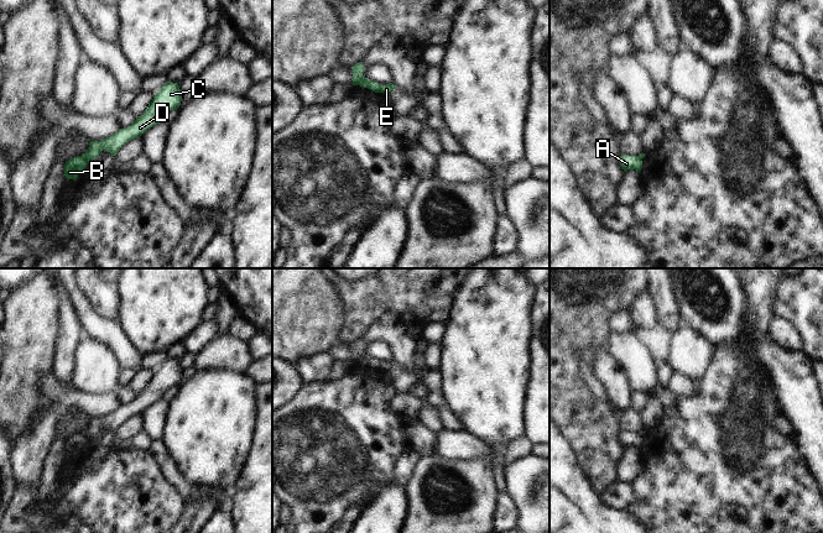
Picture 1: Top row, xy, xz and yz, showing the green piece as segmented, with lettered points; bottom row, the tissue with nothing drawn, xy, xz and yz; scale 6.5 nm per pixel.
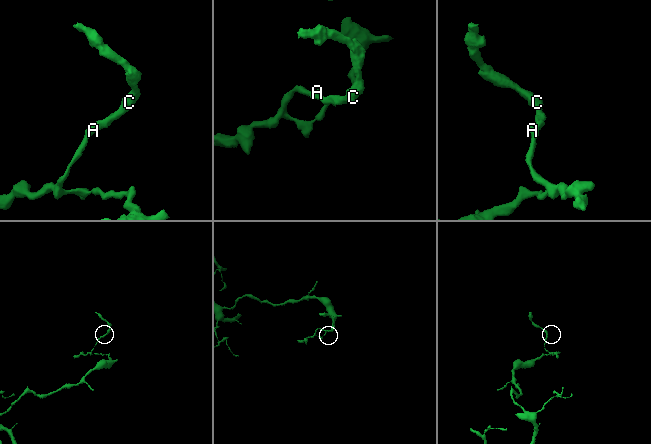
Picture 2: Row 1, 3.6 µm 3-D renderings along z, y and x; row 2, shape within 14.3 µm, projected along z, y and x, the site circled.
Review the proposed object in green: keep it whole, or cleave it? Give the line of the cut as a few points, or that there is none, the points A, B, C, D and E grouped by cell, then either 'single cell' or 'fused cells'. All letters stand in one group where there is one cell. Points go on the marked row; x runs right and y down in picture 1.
xz (363, 78), (358, 84) | A B / C D E | fused cells

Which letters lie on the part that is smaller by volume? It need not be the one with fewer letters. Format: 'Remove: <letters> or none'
Remove: C, D, E

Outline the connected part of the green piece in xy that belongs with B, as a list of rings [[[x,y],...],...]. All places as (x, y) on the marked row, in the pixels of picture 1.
[[[75,156],[68,160],[64,164],[66,178],[77,181],[78,174],[84,171],[87,164],[88,163],[83,156]]]

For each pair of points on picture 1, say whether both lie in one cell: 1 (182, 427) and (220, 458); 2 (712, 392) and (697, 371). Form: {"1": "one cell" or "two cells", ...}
{"1": "one cell", "2": "two cells"}

